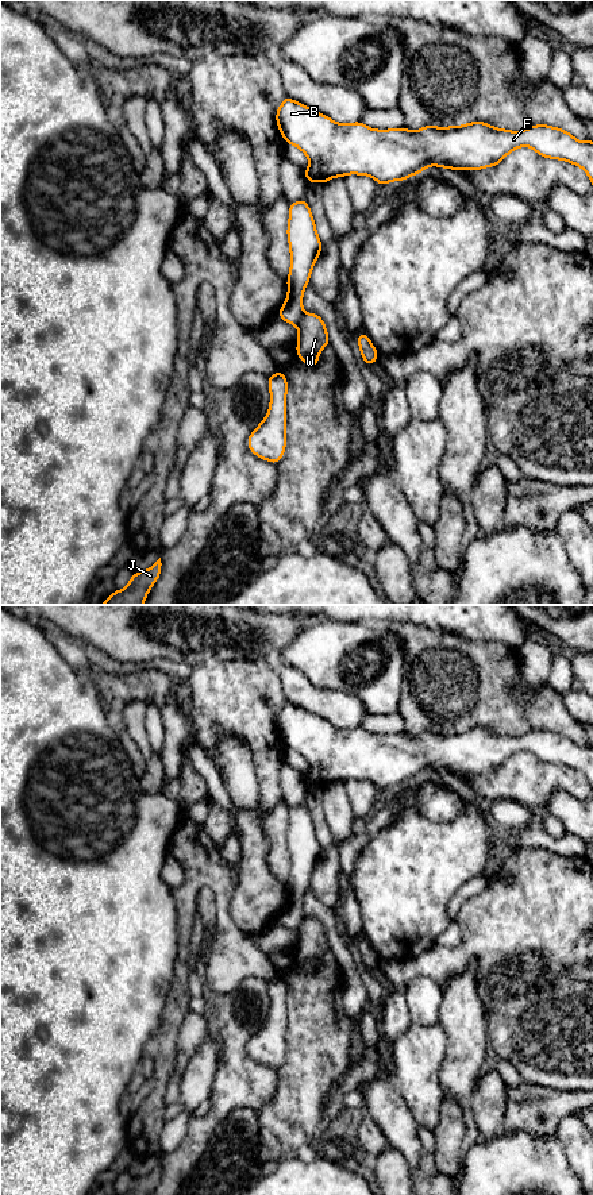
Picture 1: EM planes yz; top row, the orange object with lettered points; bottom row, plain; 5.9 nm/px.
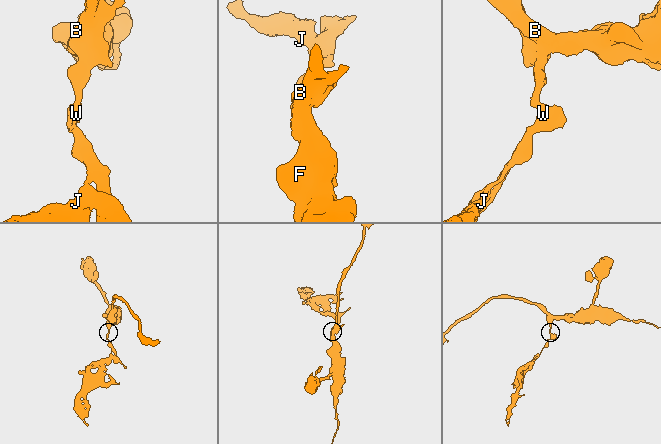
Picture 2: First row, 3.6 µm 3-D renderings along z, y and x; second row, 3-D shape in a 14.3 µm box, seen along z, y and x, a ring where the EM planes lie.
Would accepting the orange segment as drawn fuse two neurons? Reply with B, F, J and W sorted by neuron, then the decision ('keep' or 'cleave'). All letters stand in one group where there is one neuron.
groups B F / J W; cleave

